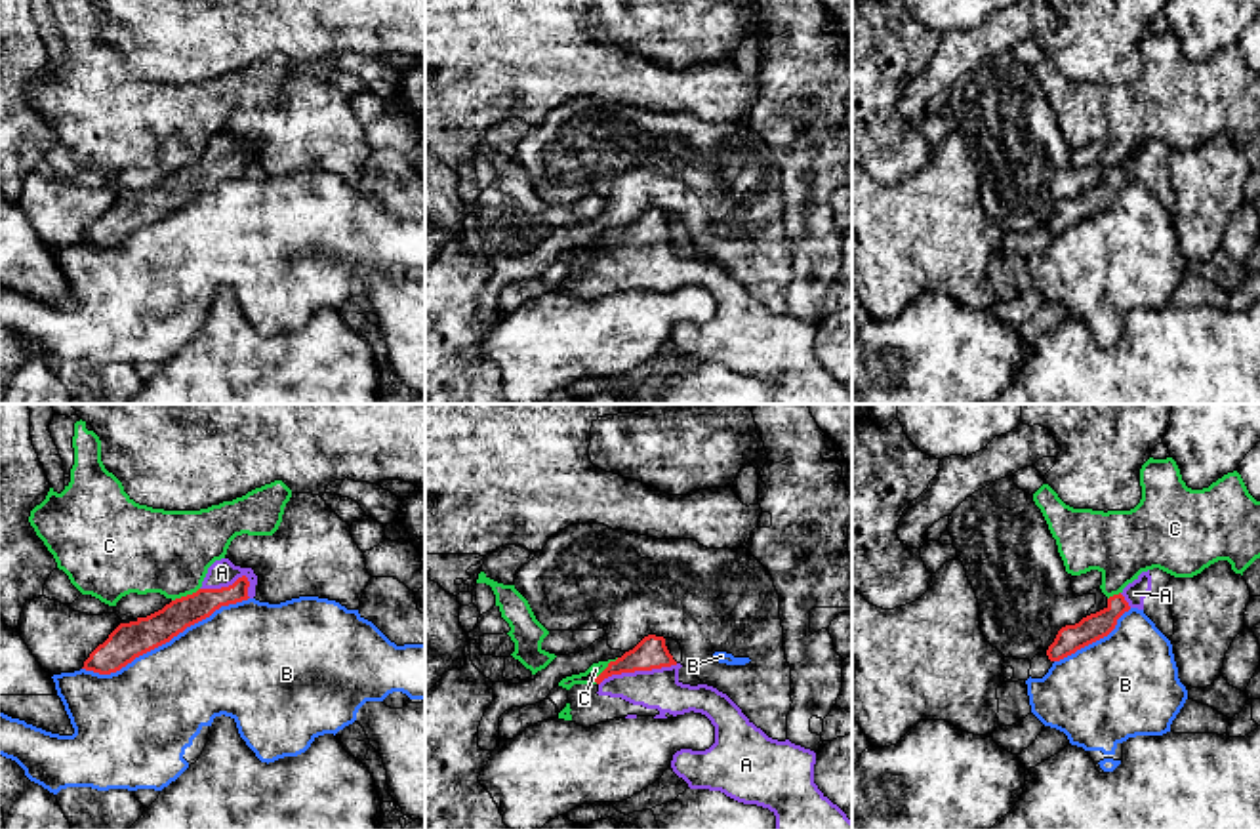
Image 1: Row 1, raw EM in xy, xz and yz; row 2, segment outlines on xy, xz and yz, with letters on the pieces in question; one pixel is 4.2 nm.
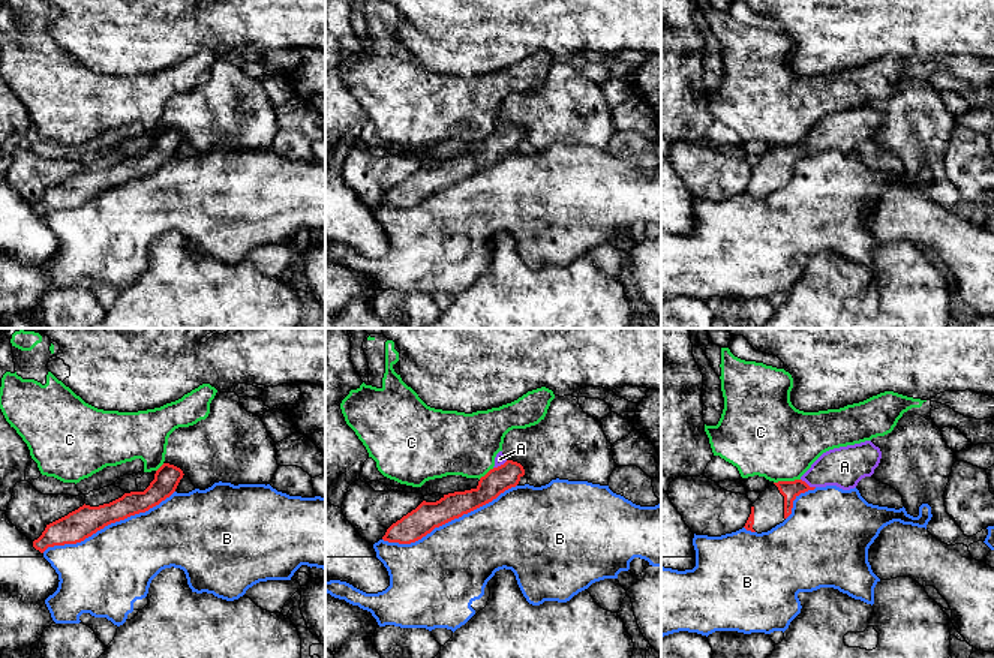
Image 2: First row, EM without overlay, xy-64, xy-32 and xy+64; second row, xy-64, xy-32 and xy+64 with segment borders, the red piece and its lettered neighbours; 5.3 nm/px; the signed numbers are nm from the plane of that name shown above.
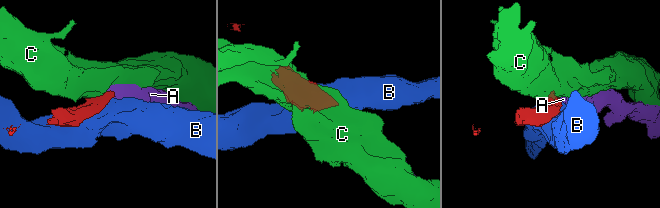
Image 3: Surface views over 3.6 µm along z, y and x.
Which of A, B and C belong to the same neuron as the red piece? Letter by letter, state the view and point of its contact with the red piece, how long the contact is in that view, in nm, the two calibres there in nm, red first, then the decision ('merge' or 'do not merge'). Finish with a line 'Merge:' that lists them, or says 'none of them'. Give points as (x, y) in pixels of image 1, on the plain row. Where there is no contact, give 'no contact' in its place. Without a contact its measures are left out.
A: xz (637, 242) | 340 nm | 140/170 nm | merge
B: xy (164, 216) | 750 nm | 160/420 nm | do not merge
C: xz (607, 241) | 150 nm | 140/60 nm | do not merge
Merge: A

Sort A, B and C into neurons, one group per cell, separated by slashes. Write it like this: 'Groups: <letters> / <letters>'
Groups: A / B / C

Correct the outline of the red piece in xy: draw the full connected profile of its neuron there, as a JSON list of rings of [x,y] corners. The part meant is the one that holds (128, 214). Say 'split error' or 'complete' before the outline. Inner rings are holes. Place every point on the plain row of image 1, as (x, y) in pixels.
split error; [[[229,131],[215,133],[196,166],[175,172],[147,191],[120,196],[90,227],[82,242],[99,248],[116,246],[135,231],[170,215],[187,200],[210,191],[221,179],[254,172],[255,158],[257,149],[252,141],[234,139]]]

